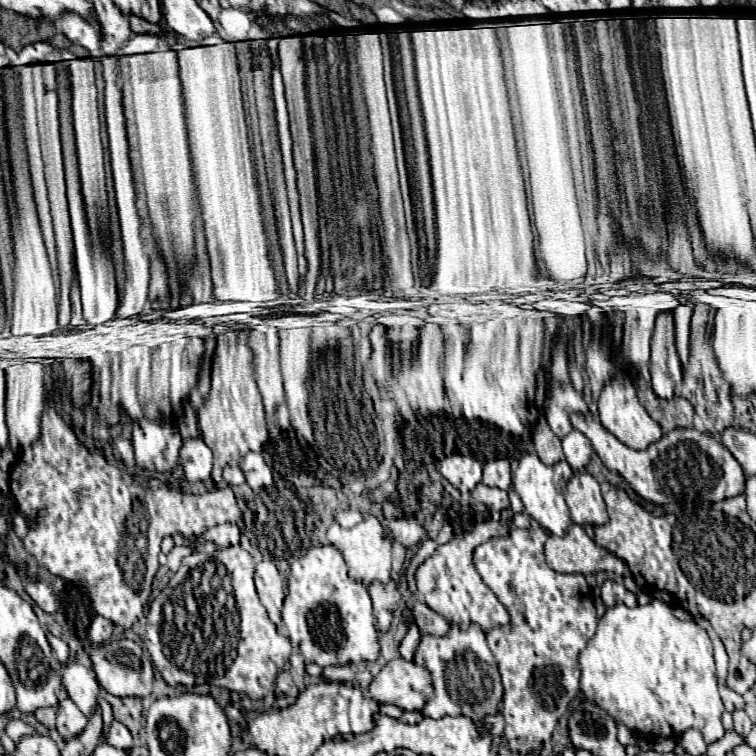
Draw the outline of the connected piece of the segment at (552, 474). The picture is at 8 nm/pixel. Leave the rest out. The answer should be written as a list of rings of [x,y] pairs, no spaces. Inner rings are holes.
[[[524,455],[520,459],[520,467],[512,477],[512,487],[520,495],[526,507],[526,513],[554,535],[564,535],[568,525],[572,523],[568,505],[564,501],[564,485],[566,485],[566,477],[564,477],[562,465],[560,463],[544,465],[536,455]]]

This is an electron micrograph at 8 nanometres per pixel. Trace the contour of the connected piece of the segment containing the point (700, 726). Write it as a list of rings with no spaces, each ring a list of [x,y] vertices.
[[[654,599],[644,607],[626,607],[616,605],[606,609],[604,617],[598,621],[596,635],[588,641],[586,649],[580,653],[582,675],[580,689],[588,699],[594,699],[606,713],[624,723],[630,731],[640,735],[660,739],[660,737],[678,737],[688,729],[698,729],[706,743],[714,743],[724,737],[722,711],[724,705],[718,695],[716,667],[712,657],[712,643],[702,627],[694,621],[680,621],[672,615],[670,607],[664,601]]]

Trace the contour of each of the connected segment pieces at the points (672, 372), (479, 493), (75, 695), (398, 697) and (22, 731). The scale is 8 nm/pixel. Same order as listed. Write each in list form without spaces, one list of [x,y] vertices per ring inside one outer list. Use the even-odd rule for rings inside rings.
[[[660,313],[652,335],[652,389],[660,399],[670,401],[682,381],[682,365],[674,347],[672,313]]]
[[[484,483],[476,485],[474,491],[472,491],[472,497],[478,499],[480,503],[484,503],[488,507],[490,514],[497,513],[497,519],[504,509],[510,507],[510,501],[508,501],[508,493],[502,491],[502,489],[496,489],[496,487],[488,487]]]
[[[68,661],[62,673],[62,683],[68,697],[78,705],[78,709],[90,717],[92,709],[98,703],[98,683],[90,669],[80,665],[78,661]]]
[[[398,657],[390,661],[370,683],[366,697],[376,703],[396,705],[404,711],[420,711],[432,695],[430,685],[426,669]]]
[[[10,719],[8,725],[6,725],[6,733],[8,733],[8,737],[10,737],[14,743],[18,743],[18,741],[22,741],[26,735],[36,735],[36,729],[34,729],[32,725],[24,723],[22,719]]]

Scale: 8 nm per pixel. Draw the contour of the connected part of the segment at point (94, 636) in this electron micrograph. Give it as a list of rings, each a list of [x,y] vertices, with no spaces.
[[[96,617],[88,629],[88,639],[92,645],[102,645],[112,637],[112,623],[104,617]]]

